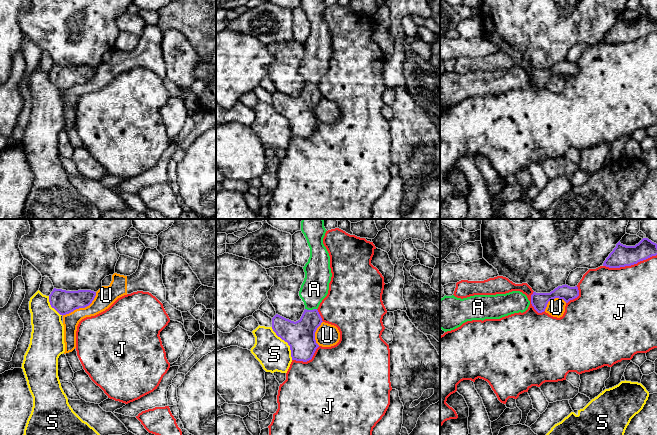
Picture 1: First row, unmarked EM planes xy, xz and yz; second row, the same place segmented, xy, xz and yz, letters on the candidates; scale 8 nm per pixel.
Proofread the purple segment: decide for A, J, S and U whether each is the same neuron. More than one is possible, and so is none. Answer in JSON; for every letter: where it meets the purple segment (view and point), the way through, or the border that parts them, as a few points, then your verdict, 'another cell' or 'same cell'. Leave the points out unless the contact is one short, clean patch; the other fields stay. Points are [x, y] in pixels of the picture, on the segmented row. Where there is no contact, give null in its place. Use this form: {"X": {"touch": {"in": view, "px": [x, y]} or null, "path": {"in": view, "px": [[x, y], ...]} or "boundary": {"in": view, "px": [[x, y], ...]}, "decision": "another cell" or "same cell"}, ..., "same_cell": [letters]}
{"A": {"touch": {"in": "xz", "px": [311, 310]}, "path": {"in": "xz", "px": [[300, 335], [311, 319], [311, 310], [312, 291], [314, 289]]}, "decision": "same cell"}, "J": {"touch": {"in": "yz", "px": [629, 265]}, "decision": "another cell"}, "S": {"touch": {"in": "xz", "px": [286, 341]}, "decision": "another cell"}, "U": {"touch": {"in": "xy", "px": [81, 307]}, "boundary": {"in": "xy", "px": [[96, 292], [93, 300], [88, 305], [76, 308], [62, 315]]}, "decision": "another cell"}, "same_cell": ["A"]}

